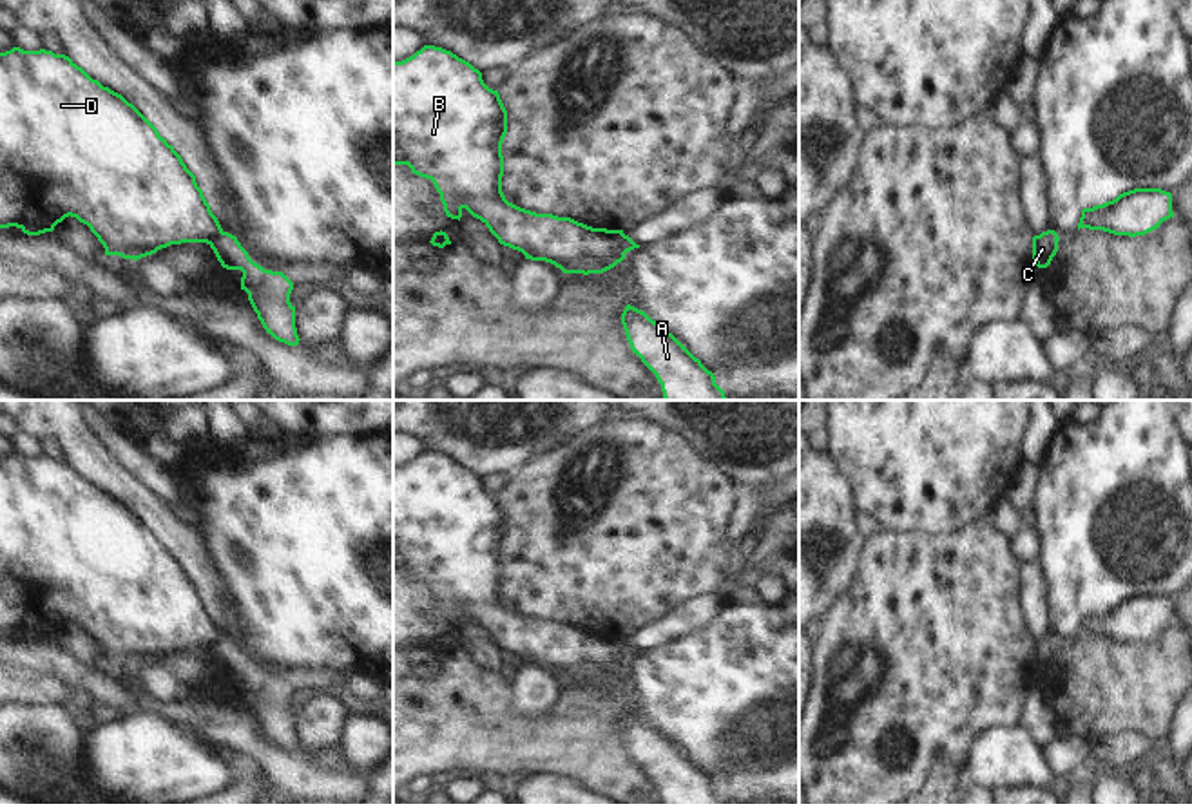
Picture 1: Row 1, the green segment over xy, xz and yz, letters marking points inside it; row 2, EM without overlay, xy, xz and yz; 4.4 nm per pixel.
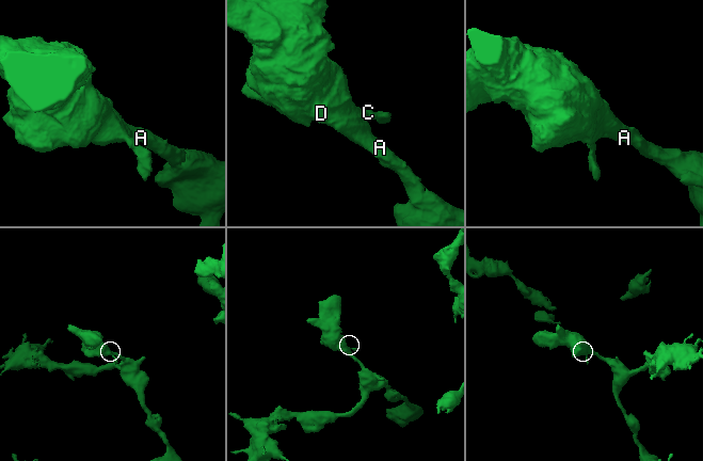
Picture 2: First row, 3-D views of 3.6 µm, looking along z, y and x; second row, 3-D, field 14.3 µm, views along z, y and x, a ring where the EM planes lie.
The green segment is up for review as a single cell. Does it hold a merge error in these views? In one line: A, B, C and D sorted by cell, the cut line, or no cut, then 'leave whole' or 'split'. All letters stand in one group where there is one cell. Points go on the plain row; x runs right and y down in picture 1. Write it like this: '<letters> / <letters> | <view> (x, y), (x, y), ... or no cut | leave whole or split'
A B D / C | xy (221, 636), (209, 649) | split

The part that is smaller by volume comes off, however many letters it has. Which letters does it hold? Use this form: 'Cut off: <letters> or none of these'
Cut off: C

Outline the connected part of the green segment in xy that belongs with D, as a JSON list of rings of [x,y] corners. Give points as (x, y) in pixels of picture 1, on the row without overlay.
[[[13,453],[0,458],[0,634],[16,632],[27,641],[53,637],[65,623],[76,623],[87,630],[105,654],[105,661],[120,661],[123,665],[141,665],[161,654],[181,648],[210,650],[221,637],[217,623],[212,619],[203,596],[196,589],[196,581],[187,574],[181,561],[159,541],[158,534],[121,500],[103,493],[92,485],[69,462],[53,456],[24,456]]]

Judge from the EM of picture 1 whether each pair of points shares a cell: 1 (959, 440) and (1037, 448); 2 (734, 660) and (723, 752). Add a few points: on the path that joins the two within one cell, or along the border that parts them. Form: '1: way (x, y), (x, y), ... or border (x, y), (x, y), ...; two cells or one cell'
1: border (1029, 419), (1024, 430), (1022, 460); two cells
2: way (734, 683), (734, 714), (729, 728); one cell

